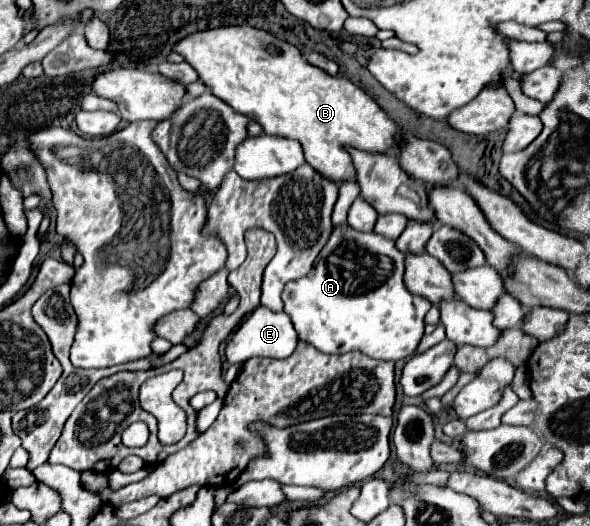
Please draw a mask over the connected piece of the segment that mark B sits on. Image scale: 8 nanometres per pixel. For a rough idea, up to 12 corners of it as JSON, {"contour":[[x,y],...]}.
{"contour":[[248,25],[176,43],[212,95],[354,181],[400,127],[358,85]]}

